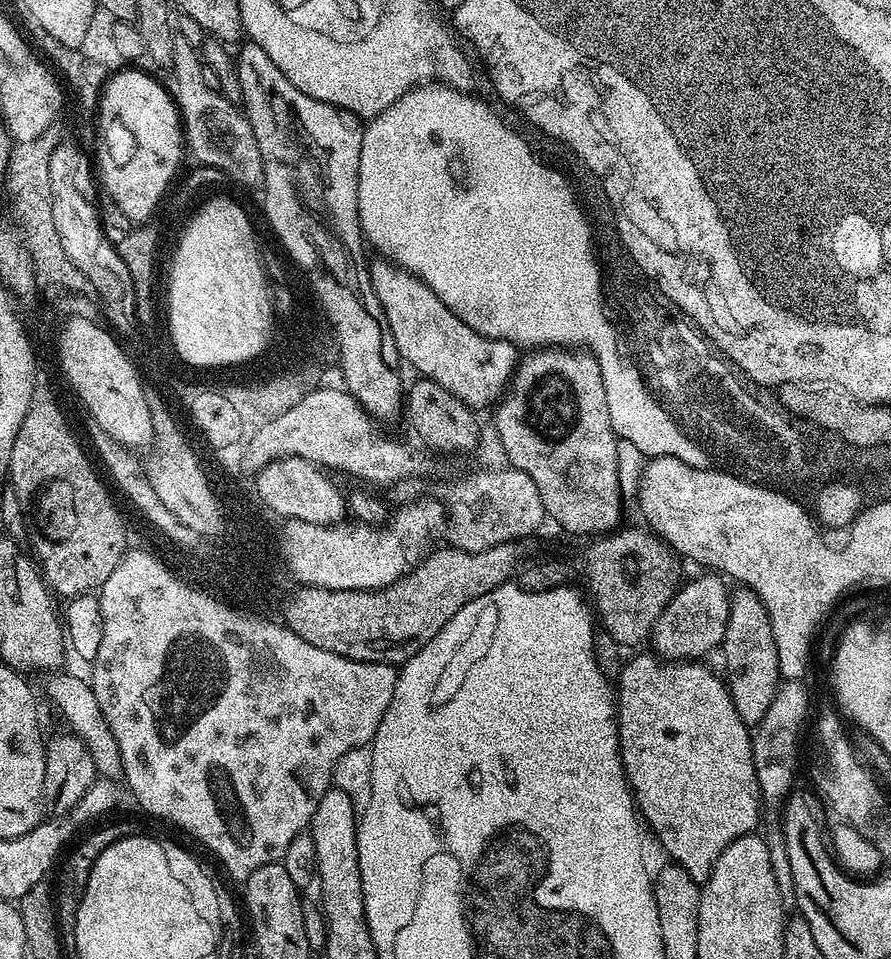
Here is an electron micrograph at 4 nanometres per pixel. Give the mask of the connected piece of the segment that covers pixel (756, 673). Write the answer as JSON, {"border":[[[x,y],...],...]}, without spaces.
{"border":[[[740,586],[731,593],[723,652],[724,664],[728,667],[726,683],[730,698],[734,702],[734,710],[738,710],[738,718],[742,718],[744,724],[758,725],[762,722],[766,710],[770,710],[770,702],[776,697],[782,677],[768,615],[760,599],[749,588]]]}

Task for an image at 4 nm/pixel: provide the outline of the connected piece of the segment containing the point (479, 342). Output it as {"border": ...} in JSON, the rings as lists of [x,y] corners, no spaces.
{"border":[[[387,258],[376,259],[380,260],[369,263],[368,273],[374,294],[378,294],[378,302],[382,302],[401,361],[420,372],[416,374],[423,379],[438,382],[442,390],[450,390],[454,398],[473,410],[495,405],[516,373],[517,345],[478,334],[478,330],[466,326],[417,276]]]}

